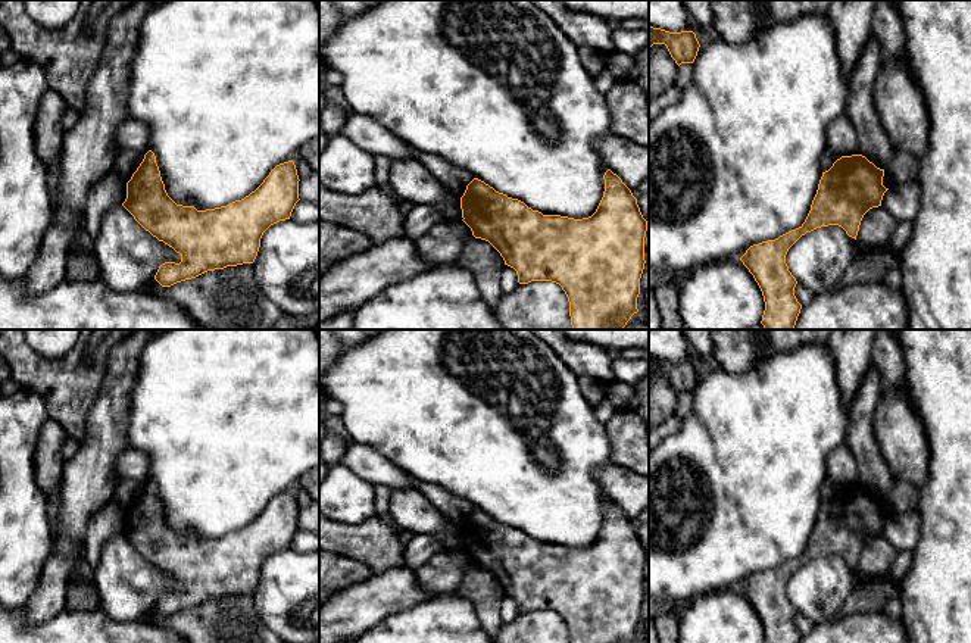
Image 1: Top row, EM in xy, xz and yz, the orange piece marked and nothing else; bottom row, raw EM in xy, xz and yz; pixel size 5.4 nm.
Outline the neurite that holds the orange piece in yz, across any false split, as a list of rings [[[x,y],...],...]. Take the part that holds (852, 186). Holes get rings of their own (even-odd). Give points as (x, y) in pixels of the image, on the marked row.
[[[862,154],[842,156],[822,172],[805,222],[775,240],[750,246],[740,257],[758,283],[765,310],[765,330],[794,330],[802,305],[794,296],[796,278],[789,271],[786,255],[806,232],[839,225],[856,240],[864,215],[881,206],[884,169]]]

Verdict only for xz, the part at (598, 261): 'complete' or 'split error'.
complete

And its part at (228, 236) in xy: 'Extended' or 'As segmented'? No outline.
As segmented

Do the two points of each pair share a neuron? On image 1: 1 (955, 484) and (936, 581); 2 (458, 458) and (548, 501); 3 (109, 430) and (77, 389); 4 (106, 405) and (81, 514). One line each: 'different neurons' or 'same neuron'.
1: same neuron
2: same neuron
3: different neurons
4: same neuron

